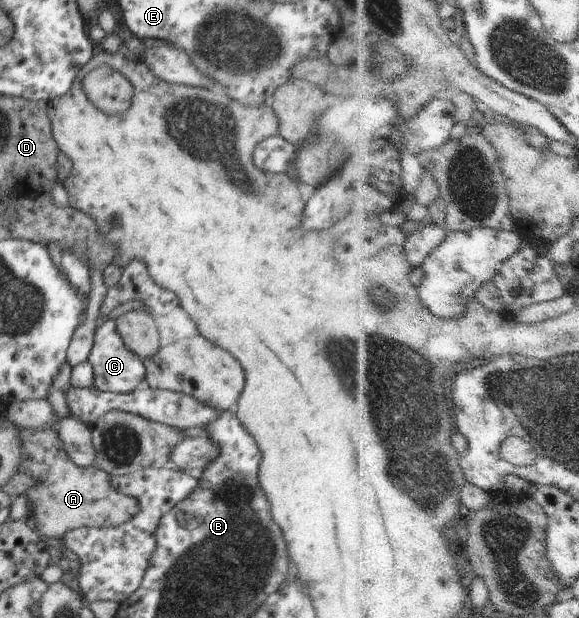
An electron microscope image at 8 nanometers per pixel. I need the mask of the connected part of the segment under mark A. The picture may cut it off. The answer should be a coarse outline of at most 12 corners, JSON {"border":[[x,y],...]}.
{"border":[[20,429],[38,534],[119,527],[140,510],[57,432]]}

